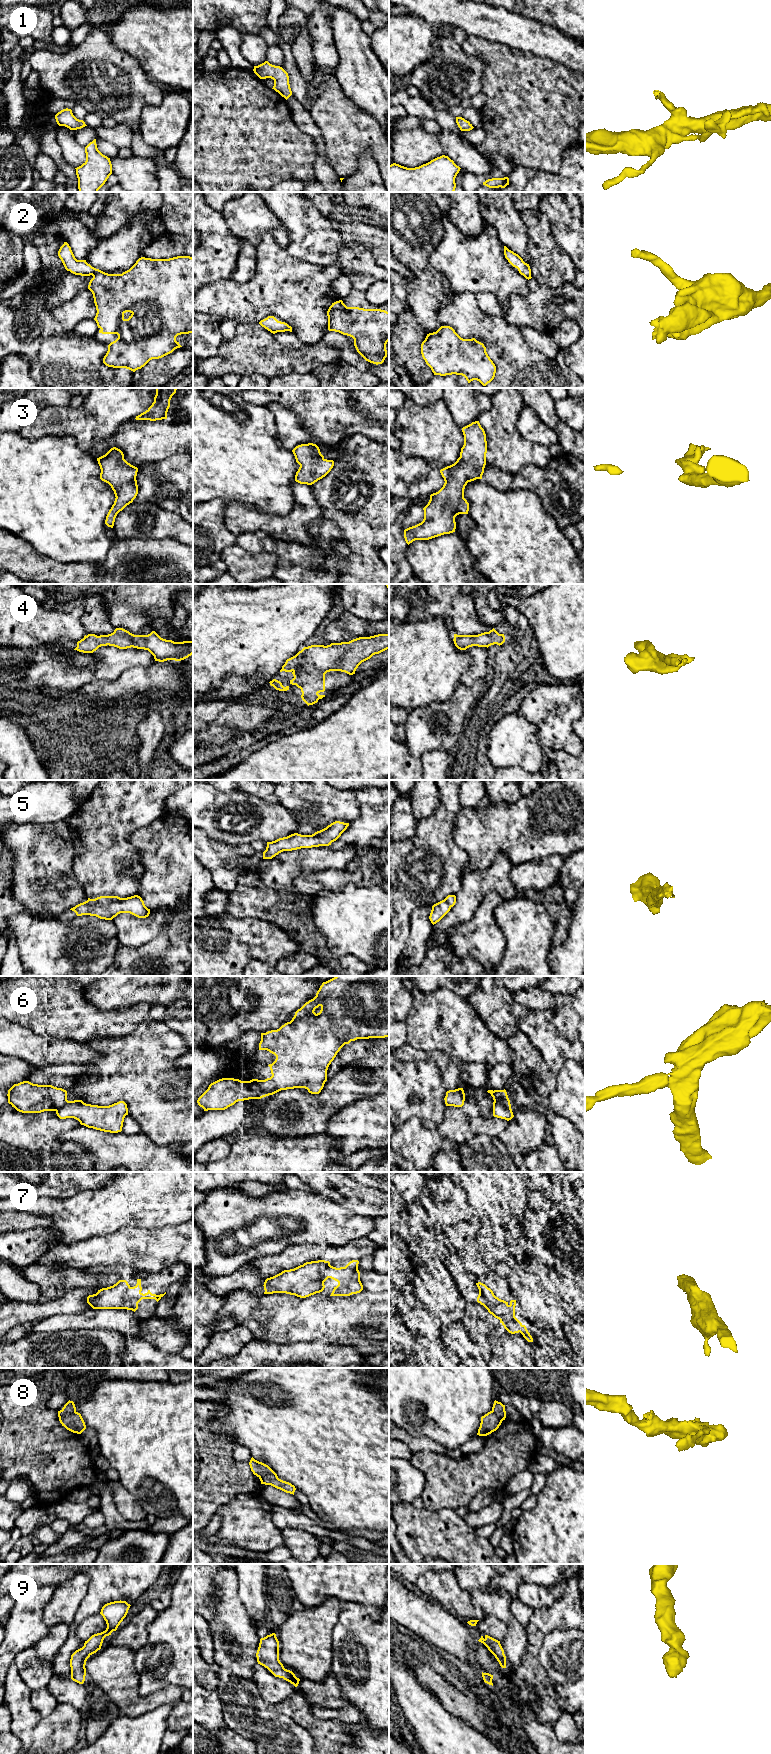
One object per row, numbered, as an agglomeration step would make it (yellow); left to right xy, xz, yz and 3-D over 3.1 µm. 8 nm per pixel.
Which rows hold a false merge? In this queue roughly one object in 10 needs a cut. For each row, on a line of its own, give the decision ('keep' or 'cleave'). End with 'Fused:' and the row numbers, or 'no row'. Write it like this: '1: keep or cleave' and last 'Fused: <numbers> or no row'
1: keep
2: keep
3: keep
4: keep
5: keep
6: cleave
7: keep
8: keep
9: keep
Fused: 6

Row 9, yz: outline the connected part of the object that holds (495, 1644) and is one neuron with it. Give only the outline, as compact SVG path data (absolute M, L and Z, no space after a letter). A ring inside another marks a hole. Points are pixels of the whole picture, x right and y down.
M485 1635L484 1637L481 1636L478 1641L483 1643L488 1648L488 1650L495 1656L502 1668L506 1668L506 1656L500 1641L488 1635Z

